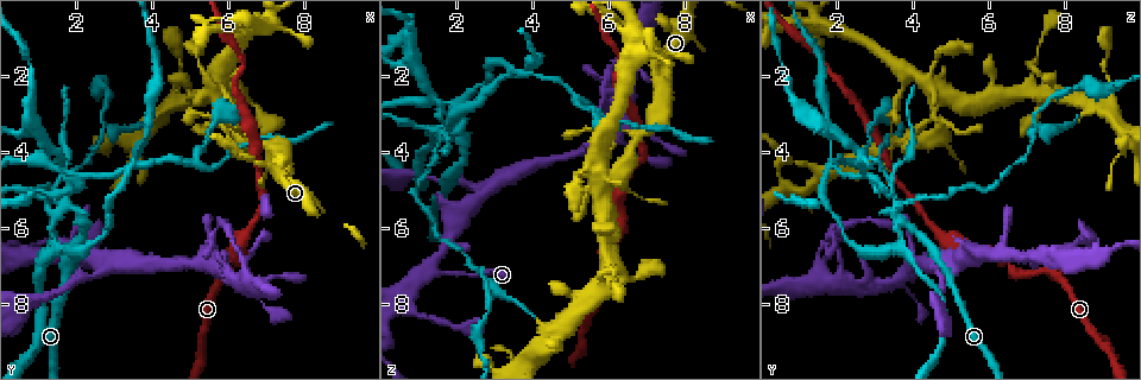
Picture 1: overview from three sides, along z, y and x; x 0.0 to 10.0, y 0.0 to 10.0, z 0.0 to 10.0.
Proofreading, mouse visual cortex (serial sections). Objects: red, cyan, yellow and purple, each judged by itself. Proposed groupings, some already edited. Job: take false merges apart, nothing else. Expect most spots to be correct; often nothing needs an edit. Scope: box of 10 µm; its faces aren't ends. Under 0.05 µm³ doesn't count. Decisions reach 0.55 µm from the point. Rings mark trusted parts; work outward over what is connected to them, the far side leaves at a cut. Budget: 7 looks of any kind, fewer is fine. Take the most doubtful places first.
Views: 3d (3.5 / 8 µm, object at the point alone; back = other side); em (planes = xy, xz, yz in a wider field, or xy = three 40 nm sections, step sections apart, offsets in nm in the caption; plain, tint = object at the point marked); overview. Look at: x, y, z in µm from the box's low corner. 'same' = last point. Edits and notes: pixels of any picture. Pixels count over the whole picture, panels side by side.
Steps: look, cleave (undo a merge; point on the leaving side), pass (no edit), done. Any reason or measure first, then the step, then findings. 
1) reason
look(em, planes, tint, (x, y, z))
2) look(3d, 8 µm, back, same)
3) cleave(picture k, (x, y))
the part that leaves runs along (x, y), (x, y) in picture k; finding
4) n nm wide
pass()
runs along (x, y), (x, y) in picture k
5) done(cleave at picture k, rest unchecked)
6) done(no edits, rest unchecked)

abrupt turn
look(3d, 3.5 µm, back, (1.60, 5.50, 3.60))

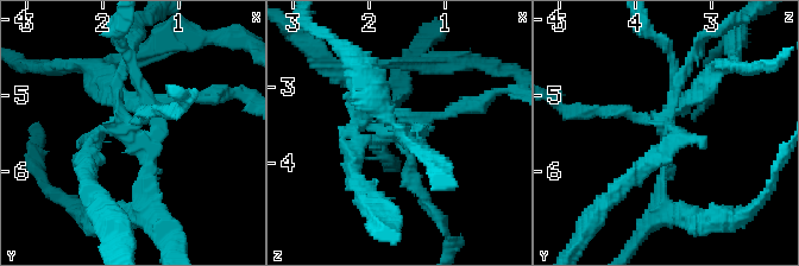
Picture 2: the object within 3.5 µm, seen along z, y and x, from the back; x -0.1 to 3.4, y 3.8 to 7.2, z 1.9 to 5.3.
look(em, xy, step 5, tint, (1.65, 5.45, 3.60))

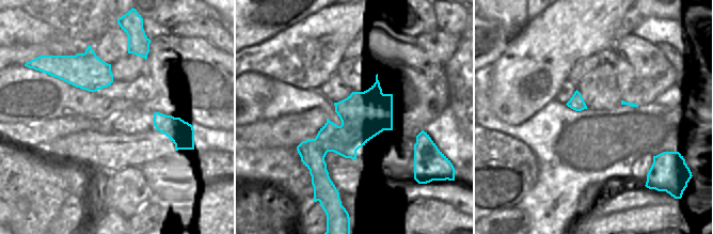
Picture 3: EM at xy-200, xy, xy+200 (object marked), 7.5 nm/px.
look(em, xy, step 2, tint, same)

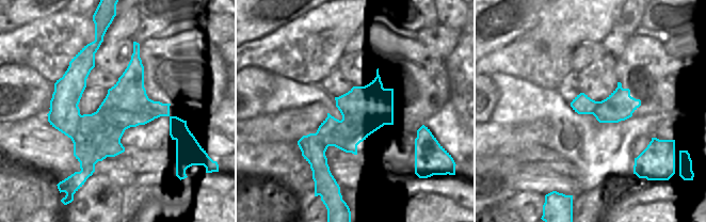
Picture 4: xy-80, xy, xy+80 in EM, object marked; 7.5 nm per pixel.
360 nm wide
cleave(picture 2, (150, 103))
the part that leaves runs along (111, 128), (121, 92), (85, 67) in picture 2; a second cell is stuck on

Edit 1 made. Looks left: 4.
a fork
look(3d, 3.5 µm, (1.40, 6.80, 7.10))

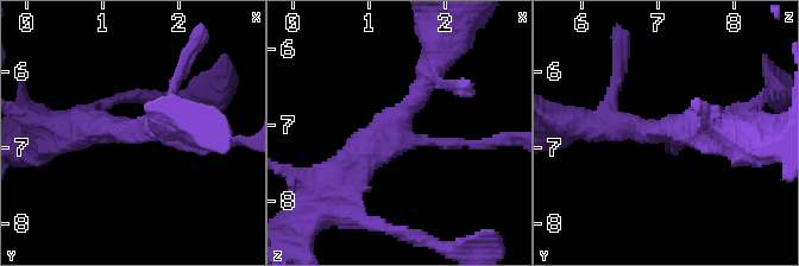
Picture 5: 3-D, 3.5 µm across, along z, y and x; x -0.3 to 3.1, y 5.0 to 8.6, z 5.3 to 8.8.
3 arms; arms of 150, 300, 450 nm; shape alone is not enough
look(em, planes, plain, (1.45, 6.80, 7.15))

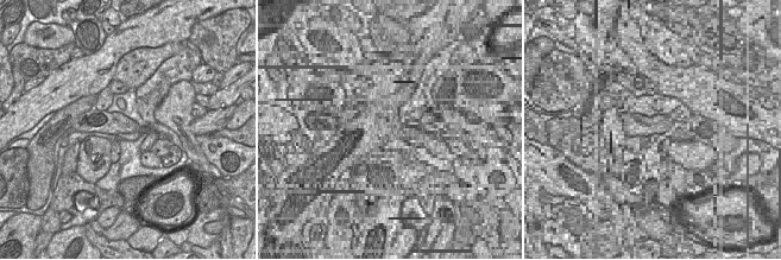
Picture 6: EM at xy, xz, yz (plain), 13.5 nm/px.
where the object lies
look(em, planes, tint, same)

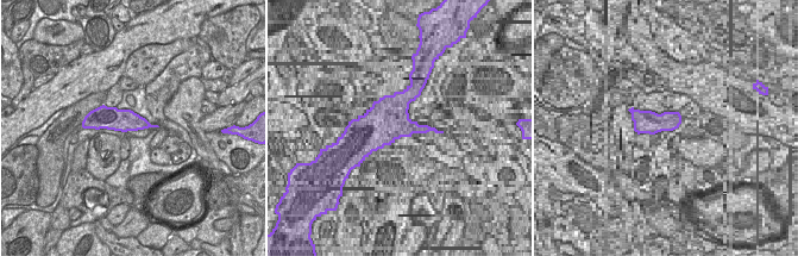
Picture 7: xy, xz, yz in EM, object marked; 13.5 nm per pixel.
pass()
runs along (480, 145), (401, 133), (433, 69) in picture 5; all the same cell

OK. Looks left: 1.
done(cleave at picture 2, rest unchecked)

